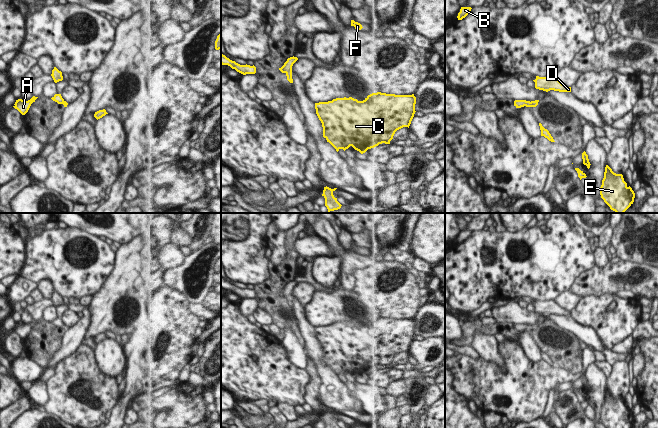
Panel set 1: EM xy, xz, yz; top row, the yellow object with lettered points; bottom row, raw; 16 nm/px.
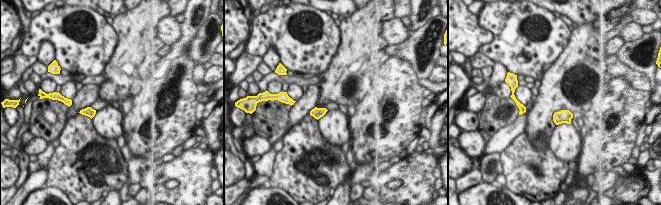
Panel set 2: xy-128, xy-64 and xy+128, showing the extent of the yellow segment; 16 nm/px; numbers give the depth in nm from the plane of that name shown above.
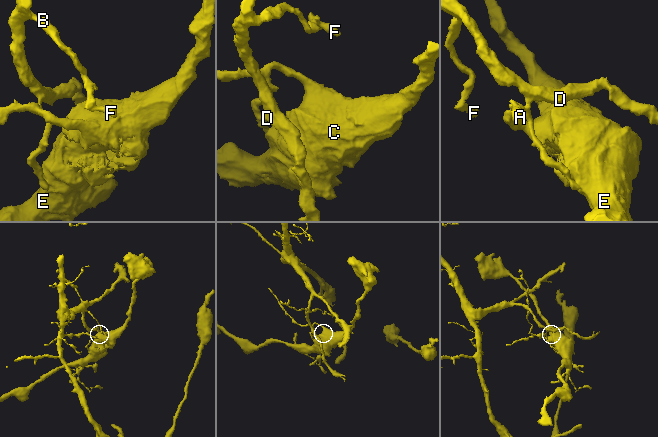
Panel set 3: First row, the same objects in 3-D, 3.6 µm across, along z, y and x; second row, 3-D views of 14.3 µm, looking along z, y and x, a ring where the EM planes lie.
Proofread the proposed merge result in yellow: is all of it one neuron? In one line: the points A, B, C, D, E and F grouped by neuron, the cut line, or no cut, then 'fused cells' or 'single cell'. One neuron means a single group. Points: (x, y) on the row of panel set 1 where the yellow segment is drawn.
A C E / B D F; cut in yz along (528, 101), (525, 105); fused cells

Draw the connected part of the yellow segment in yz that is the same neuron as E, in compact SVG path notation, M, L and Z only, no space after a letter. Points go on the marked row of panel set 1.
M606 165L600 187L604 202L616 213L624 213L634 202L635 193L627 186L622 174L616 174Z

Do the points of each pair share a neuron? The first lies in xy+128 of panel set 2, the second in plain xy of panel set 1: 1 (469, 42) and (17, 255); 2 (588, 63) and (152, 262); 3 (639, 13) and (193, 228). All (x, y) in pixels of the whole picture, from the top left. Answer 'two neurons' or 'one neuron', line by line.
1: one neuron
2: two neurons
3: two neurons

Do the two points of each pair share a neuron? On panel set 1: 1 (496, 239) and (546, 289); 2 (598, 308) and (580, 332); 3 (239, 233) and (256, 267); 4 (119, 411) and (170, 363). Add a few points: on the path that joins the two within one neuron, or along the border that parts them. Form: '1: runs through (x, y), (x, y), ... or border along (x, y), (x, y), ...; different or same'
1: runs through (503, 253), (514, 264), (521, 264), (532, 275); same
2: border along (570, 316), (583, 325), (590, 325), (602, 341); different
3: runs through (239, 241), (241, 251), (248, 259); same
4: runs through (127, 397), (151, 373), (156, 372); same

